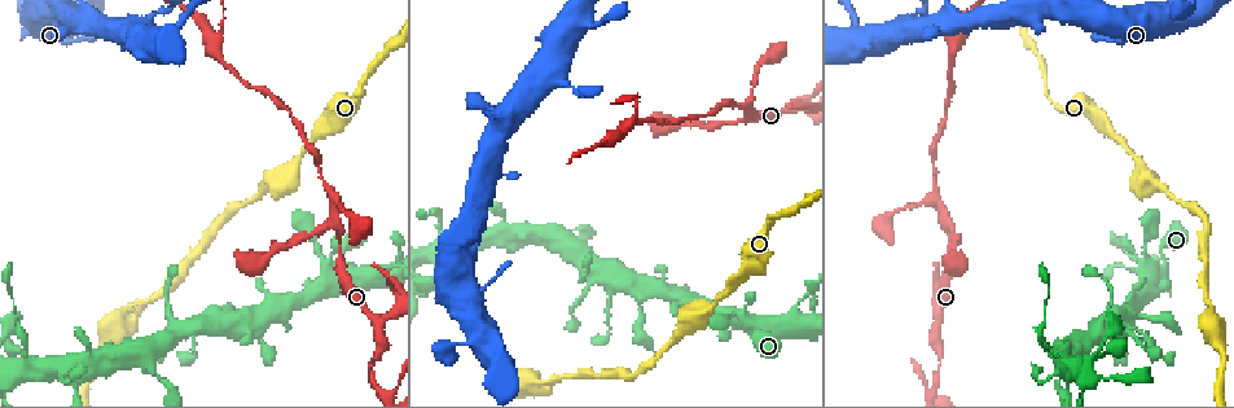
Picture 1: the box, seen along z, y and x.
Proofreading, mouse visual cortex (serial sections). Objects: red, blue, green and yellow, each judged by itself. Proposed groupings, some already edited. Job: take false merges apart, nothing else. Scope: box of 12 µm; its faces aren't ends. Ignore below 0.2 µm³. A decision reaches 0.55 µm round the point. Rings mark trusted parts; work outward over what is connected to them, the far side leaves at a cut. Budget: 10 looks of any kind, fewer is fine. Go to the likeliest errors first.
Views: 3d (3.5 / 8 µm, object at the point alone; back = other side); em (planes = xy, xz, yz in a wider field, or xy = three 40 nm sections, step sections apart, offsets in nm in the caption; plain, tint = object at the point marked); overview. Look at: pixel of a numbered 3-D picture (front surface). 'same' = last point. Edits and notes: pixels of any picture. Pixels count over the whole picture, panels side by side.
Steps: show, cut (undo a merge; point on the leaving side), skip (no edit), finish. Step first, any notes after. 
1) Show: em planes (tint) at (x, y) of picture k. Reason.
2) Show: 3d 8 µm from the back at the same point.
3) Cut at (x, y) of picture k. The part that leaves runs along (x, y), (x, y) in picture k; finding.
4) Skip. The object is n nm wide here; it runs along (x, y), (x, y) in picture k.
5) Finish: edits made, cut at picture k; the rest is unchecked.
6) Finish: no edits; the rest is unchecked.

Show: 3d 8 µm from the back at (749, 118) of picture 1. Looks like a crossing.

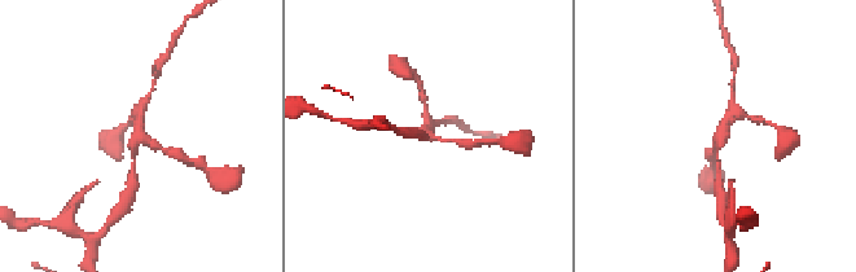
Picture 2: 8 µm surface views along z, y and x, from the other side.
Show: 3d 3.5 µm at (430, 133) of picture 2.

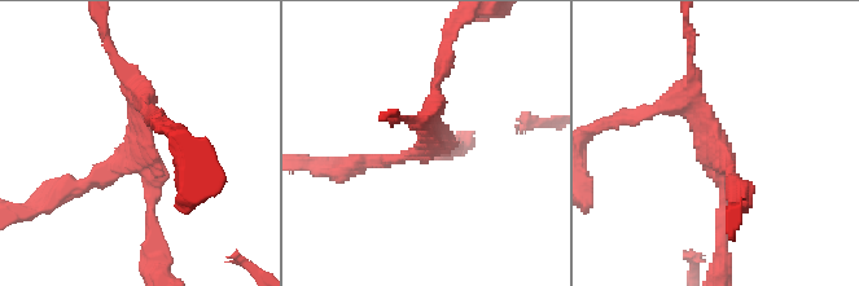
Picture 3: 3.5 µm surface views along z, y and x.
Show: em xy step 1 (tint) at (719, 152) of picture 3. 4 arms meet here; the arms are 150, 150, 200, 200 nm wide.

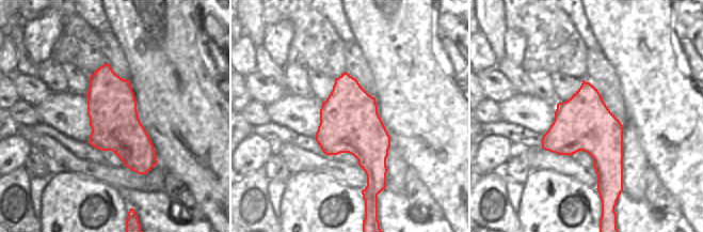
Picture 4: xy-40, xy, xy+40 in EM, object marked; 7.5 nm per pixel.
Skip. It runs along (153, 230), (158, 175), (122, 71) in picture 3; continuous, no second cell.

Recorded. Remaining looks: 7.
Show: 3d 3.5 µm at (546, 385) of picture 1. Thin neck.

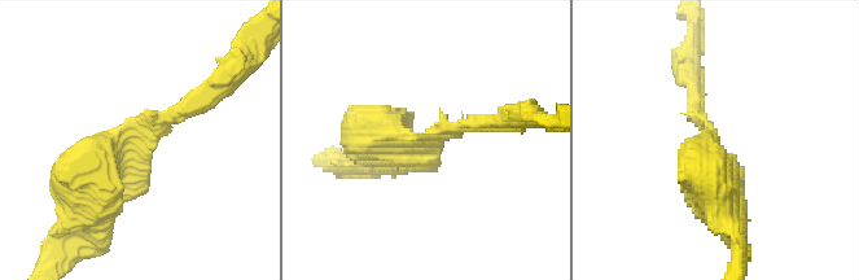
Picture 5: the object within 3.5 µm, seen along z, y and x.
Show: em xy step 3 (tint) at (712, 133) of picture 5. Need the tissue.

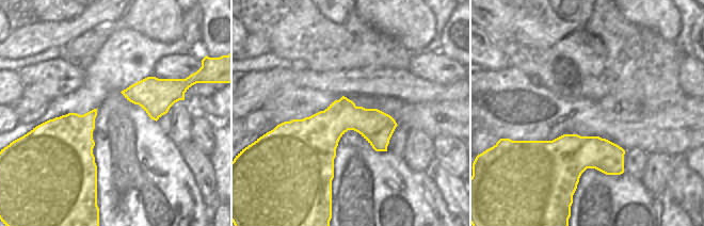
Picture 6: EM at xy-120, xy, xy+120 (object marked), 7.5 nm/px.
Skip. All the same cell.

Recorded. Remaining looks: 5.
Show: 3d 3.5 µm at (940, 318) of picture 1. Side arm on a straight run.

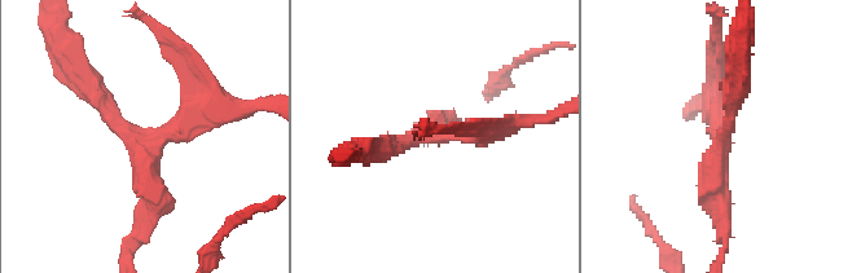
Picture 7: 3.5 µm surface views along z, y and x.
Show: em xy step 1 (tint) at (721, 138) of picture 7. 3 arms meet here; the arms are 200, 200, 300 nm wide; shape alone is not enough.

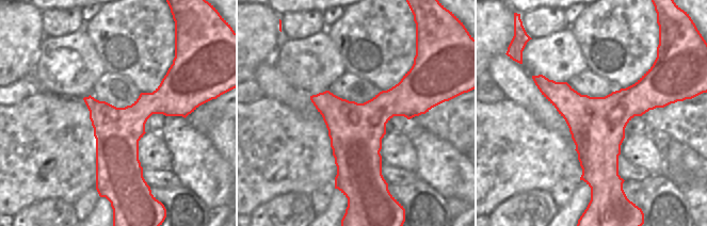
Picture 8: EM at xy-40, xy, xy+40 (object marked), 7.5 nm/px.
Skip. It runs along (382, 149), (474, 132) in picture 7; one cell here.

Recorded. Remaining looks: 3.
Show: 3d 3.5 µm at (215, 40) of picture 1. Branch point.

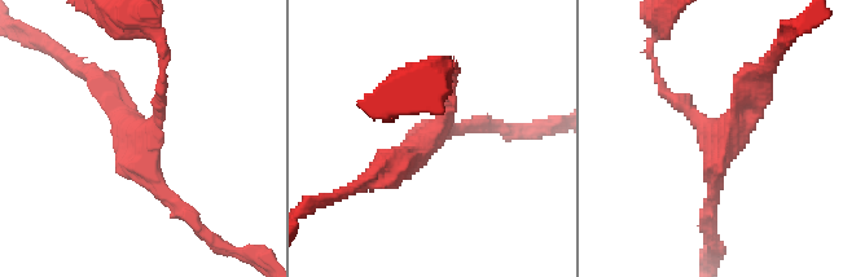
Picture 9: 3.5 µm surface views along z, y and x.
Show: em xy step 5 (tint) at (138, 143) of picture 9.

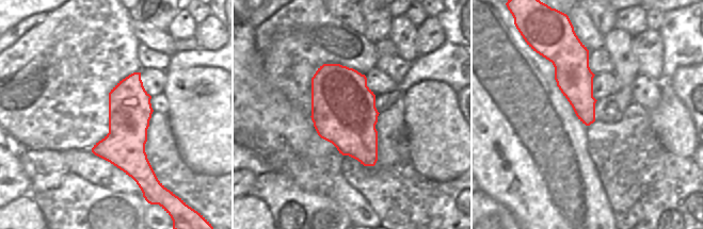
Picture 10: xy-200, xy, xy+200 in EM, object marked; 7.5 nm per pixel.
Show: em xy step 2 (tint) at the same point. Cut it another way.

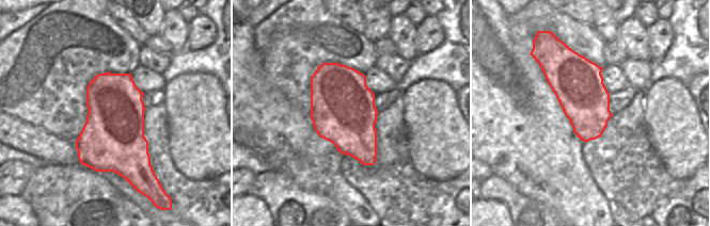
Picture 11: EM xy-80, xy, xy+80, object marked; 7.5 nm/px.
Skip. The object is 480 nm wide here; it runs along (187, 214), (96, 82) in picture 9; continuous, no second cell.

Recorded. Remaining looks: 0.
Finish: no edits; the rest is unchecked.

